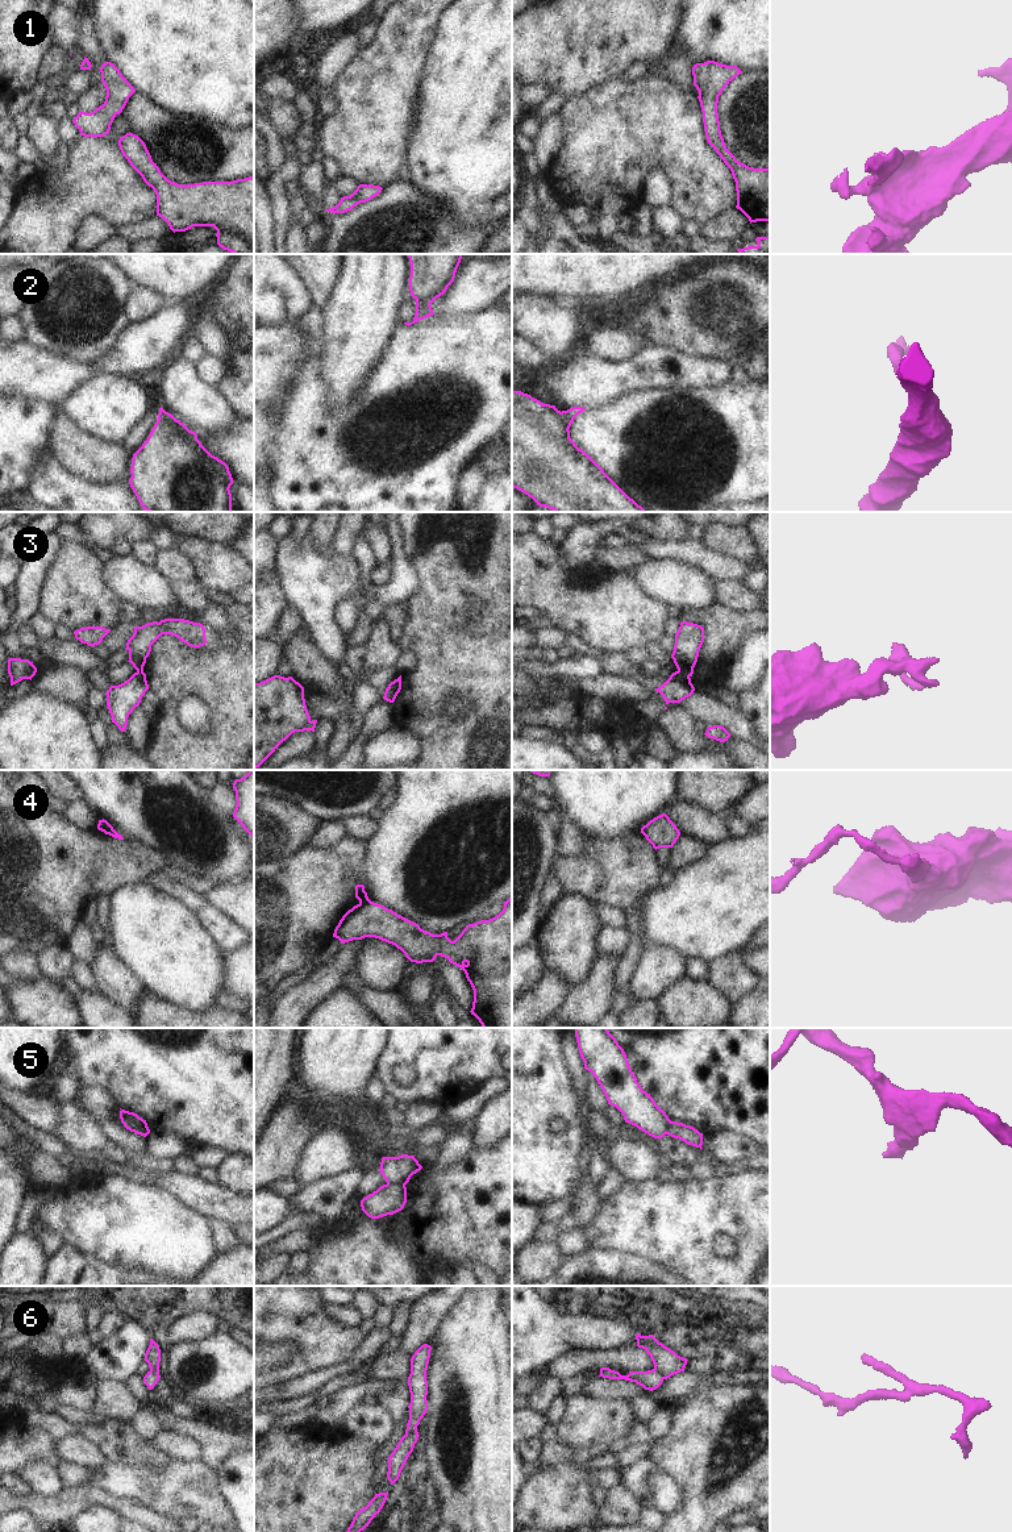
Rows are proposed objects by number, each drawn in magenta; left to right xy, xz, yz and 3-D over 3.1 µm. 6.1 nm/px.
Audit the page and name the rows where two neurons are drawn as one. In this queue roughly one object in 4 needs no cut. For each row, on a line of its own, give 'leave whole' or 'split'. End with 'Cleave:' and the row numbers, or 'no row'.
1: leave whole
2: split
3: split
4: split
5: split
6: split
Cleave: 2, 3, 4, 5, 6

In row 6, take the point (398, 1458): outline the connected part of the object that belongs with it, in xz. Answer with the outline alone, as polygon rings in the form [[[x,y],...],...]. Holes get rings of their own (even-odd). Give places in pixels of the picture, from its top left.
[[[417,1429],[405,1432],[405,1435],[400,1439],[396,1448],[391,1453],[391,1456],[387,1458],[388,1460],[387,1478],[391,1482],[391,1485],[393,1485],[399,1479],[400,1473],[409,1454],[413,1452],[413,1448],[418,1440],[418,1436],[420,1435]]]

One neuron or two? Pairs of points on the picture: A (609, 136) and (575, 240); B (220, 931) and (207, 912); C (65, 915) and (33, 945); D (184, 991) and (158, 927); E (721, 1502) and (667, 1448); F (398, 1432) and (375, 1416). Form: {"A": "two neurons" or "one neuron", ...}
{"A": "two neurons", "B": "one neuron", "C": "two neurons", "D": "one neuron", "E": "one neuron", "F": "two neurons"}

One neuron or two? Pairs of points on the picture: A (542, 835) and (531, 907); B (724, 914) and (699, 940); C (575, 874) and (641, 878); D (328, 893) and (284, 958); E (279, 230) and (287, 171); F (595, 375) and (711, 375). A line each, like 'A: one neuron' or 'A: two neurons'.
A: one neuron
B: one neuron
C: one neuron
D: one neuron
E: one neuron
F: one neuron

